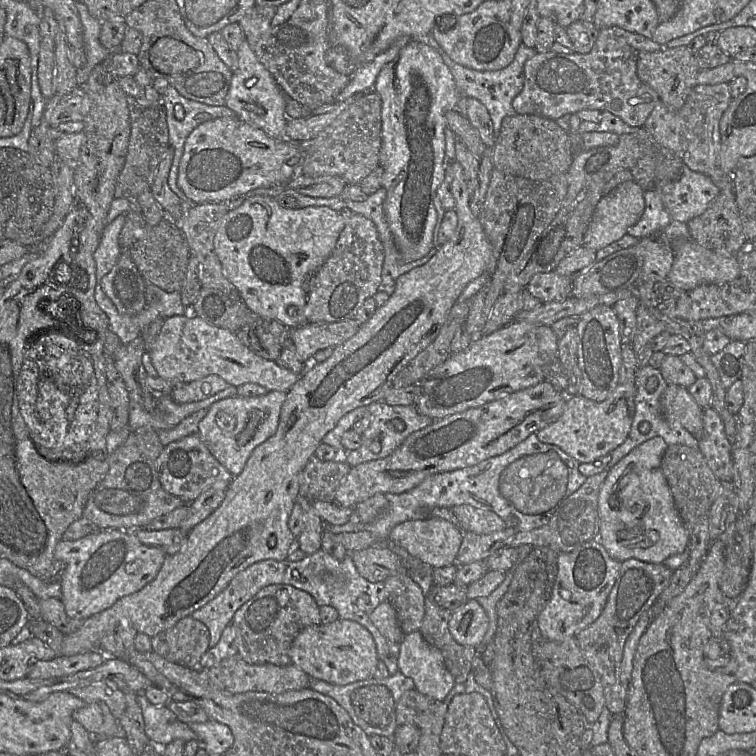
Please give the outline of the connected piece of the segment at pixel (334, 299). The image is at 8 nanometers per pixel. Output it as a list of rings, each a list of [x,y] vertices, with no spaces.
[[[346,207],[341,211],[345,212],[346,223],[337,243],[324,264],[307,279],[308,298],[304,308],[304,315],[306,322],[310,324],[336,323],[354,318],[365,300],[375,295],[381,283],[384,247],[375,224],[370,219]]]

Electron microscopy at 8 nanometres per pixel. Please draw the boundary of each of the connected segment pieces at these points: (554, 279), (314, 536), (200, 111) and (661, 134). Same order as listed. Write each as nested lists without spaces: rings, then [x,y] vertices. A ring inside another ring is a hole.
[[[556,271],[535,274],[526,287],[542,303],[563,301],[571,296],[572,288],[573,280]]]
[[[299,495],[295,503],[301,506],[305,522],[304,530],[297,537],[297,547],[306,555],[311,555],[321,549],[325,523],[316,513],[312,501]]]
[[[170,85],[161,96],[161,105],[166,115],[169,144],[174,150],[168,183],[171,190],[180,198],[181,203],[189,208],[195,204],[187,198],[177,184],[178,169],[187,137],[197,126],[206,121],[236,115],[225,105],[209,106],[184,98]]]
[[[729,83],[697,84],[681,108],[672,109],[659,101],[644,123],[644,128],[659,144],[673,151],[690,170],[708,176],[721,194],[733,194],[732,175],[719,166],[720,120],[731,101]]]

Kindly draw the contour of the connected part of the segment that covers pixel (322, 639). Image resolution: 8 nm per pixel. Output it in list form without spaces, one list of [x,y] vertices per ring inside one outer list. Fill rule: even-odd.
[[[341,618],[329,624],[303,628],[291,643],[289,657],[291,663],[312,680],[322,680],[340,686],[373,678],[379,662],[371,633],[361,624]]]

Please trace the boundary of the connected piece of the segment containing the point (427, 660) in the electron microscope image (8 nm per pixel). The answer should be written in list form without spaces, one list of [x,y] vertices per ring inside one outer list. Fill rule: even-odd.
[[[420,631],[404,635],[400,642],[398,669],[406,677],[414,681],[415,689],[434,700],[444,701],[456,682],[445,666],[441,651],[428,643]]]

